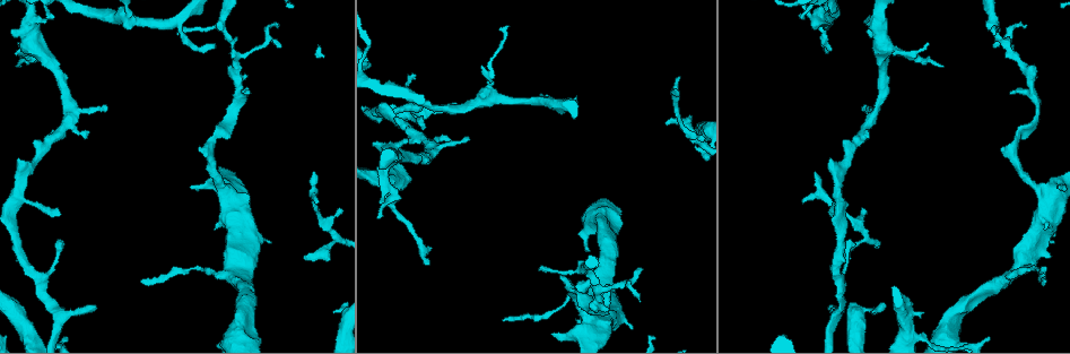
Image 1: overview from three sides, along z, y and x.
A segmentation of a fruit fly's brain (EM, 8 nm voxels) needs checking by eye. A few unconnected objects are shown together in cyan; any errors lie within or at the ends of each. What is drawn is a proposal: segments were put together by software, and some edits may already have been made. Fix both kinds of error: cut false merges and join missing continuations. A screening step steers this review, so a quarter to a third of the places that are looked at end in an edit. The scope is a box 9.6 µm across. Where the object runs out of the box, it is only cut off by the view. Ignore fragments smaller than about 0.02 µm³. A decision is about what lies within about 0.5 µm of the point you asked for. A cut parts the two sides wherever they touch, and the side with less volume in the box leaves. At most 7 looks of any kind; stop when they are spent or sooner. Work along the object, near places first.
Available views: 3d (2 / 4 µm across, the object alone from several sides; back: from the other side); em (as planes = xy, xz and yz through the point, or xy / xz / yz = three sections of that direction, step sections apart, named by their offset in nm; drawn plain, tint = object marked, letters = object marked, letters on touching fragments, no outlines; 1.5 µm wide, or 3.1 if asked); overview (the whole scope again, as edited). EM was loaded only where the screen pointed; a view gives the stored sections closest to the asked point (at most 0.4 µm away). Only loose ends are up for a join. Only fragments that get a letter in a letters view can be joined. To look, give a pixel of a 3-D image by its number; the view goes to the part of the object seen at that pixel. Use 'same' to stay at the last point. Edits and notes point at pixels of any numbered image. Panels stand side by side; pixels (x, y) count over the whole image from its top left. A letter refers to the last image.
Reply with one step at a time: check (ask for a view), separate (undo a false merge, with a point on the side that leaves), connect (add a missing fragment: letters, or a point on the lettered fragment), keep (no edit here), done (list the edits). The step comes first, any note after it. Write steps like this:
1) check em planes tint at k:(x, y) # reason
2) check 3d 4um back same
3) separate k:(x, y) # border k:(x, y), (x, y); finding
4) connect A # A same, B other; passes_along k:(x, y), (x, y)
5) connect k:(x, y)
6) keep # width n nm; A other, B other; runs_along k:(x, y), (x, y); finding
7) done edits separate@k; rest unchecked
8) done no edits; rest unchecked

check 3d 2um back at 1:(233, 55) # three arms meet

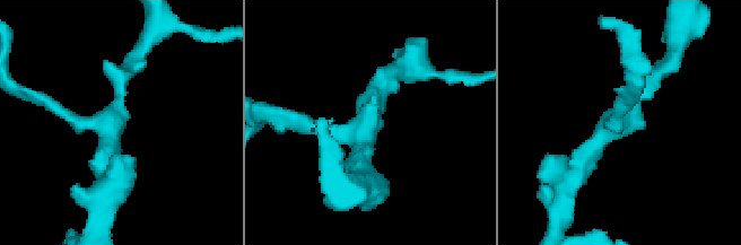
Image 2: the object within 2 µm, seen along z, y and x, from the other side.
check em 3.1um xy step 8 letters at 2:(111, 126) # arms 3; need the tissue

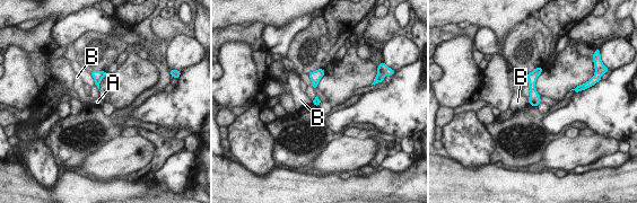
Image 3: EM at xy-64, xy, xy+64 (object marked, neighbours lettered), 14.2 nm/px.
keep # A other, B other; continuous, no second cell

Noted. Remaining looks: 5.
check 3d 2um at 1:(799, 18) # an open end

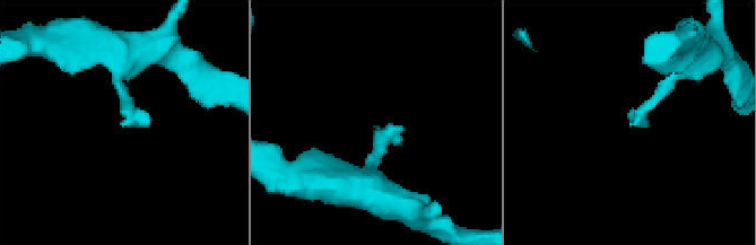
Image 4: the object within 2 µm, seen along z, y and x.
check em planes letters at 4:(630, 122) # shape alone is not enough

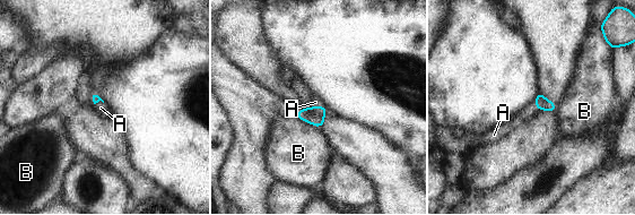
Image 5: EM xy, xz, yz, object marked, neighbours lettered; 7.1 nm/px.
connect A # A same, B other; passes_along 5:(314, 115), (316, 106), (315, 102); the cell continues

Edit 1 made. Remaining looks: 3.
check em planes tint at 1:(87, 132) # free end

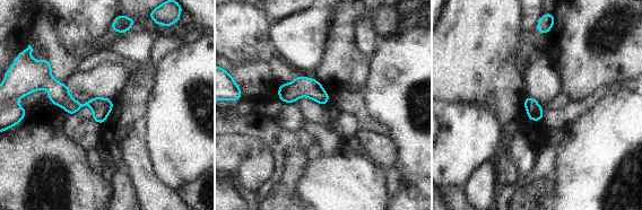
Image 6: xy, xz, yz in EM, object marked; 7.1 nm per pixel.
check em planes letters same

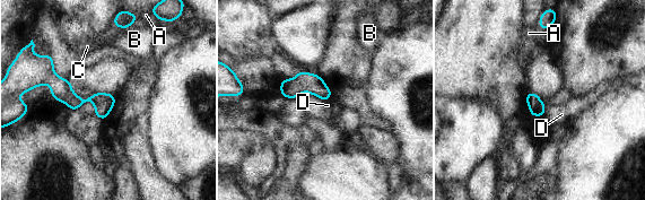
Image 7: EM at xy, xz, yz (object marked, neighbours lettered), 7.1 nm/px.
keep # A other, B other, C other, D other; runs_along 7:(45, 76), (73, 101), (112, 101); no lettered fragment goes on from it

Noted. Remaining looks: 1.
done edits connect@5; rest unchecked

